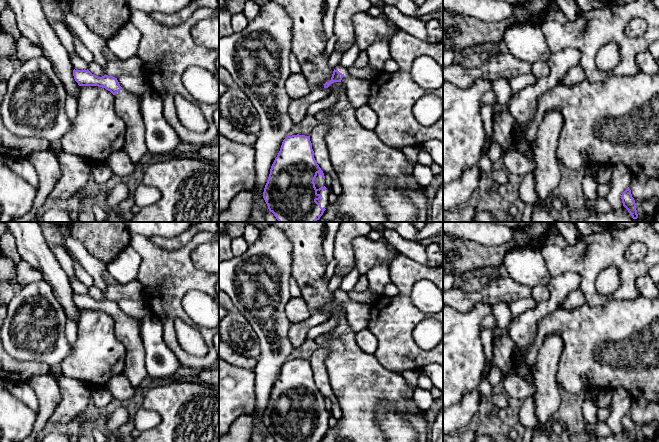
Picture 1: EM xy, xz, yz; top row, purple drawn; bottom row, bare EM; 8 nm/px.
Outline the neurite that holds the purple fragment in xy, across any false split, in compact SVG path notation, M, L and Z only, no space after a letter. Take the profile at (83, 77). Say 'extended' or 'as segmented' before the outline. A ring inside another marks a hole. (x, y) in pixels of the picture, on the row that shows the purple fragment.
extended; M73 70L73 76L79 86L98 86L110 91L115 98L117 115L126 124L126 137L123 149L136 165L148 152L145 140L145 126L141 114L141 96L122 88L113 76L98 77L87 70Z

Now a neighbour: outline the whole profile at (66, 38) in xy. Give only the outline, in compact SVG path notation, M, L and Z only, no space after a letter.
M48 17L47 20L62 45L67 50L68 54L70 55L76 53L74 48L73 35L69 32L68 28L57 20L53 20Z

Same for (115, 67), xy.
M137 57L129 59L109 59L107 65L103 68L104 74L118 78L121 75L135 77L143 73L143 62Z

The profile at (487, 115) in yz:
M483 104L481 106L481 117L483 120L485 132L486 132L486 141L492 142L493 137L493 114L494 106L490 104Z

